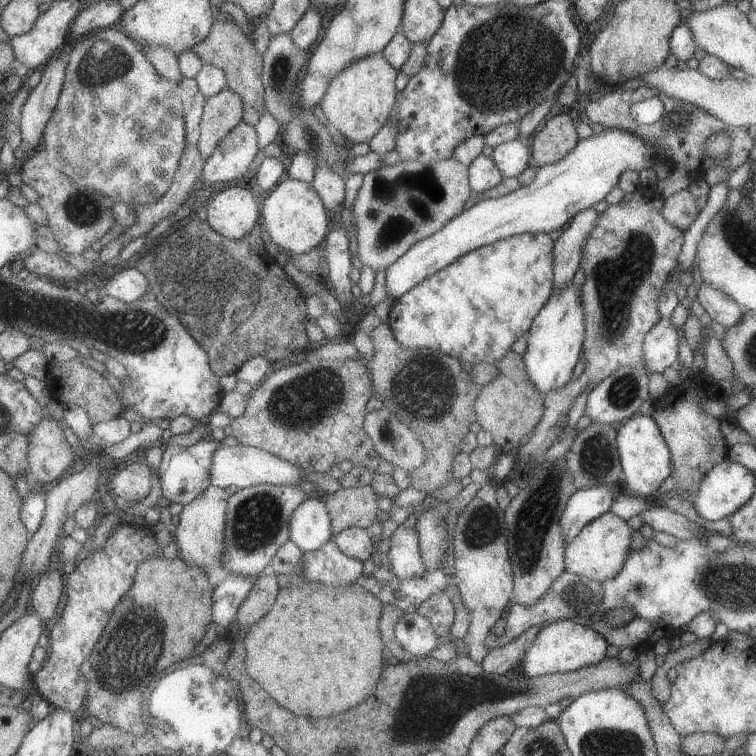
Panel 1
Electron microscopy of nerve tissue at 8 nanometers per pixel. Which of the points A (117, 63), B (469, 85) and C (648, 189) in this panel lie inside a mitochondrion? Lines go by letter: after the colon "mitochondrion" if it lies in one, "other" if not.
A: mitochondrion
B: mitochondrion
C: other

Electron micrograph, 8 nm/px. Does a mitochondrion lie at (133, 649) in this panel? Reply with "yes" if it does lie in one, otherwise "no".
yes

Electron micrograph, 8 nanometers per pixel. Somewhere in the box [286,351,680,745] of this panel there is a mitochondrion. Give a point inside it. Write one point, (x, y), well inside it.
(435, 708)

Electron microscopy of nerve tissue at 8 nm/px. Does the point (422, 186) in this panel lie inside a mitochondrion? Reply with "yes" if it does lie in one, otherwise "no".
yes

